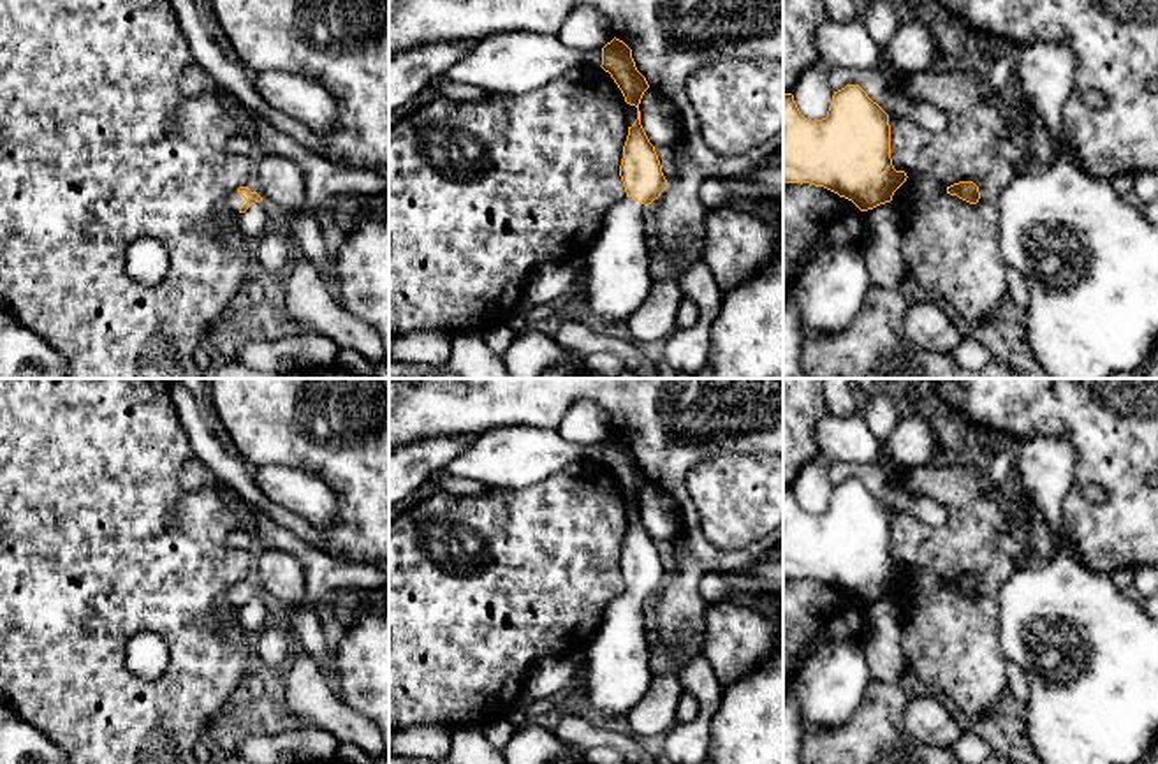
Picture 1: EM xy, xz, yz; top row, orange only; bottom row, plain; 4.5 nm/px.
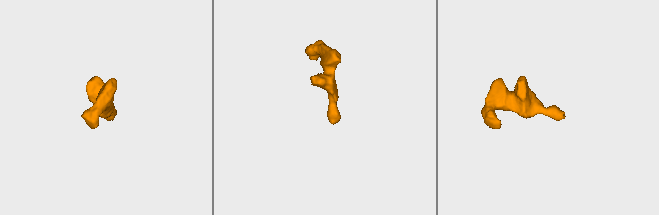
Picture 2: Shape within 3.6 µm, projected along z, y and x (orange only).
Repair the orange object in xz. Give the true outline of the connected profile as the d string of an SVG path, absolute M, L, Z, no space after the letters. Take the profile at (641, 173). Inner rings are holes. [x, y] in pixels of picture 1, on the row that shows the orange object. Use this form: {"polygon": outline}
{"polygon": "M614 37L602 48L600 67L611 74L625 102L637 107L619 165L627 195L605 213L595 241L583 255L583 292L591 322L618 324L627 322L649 296L648 206L667 188L667 180L641 125L639 104L649 84L637 70L632 49Z"}

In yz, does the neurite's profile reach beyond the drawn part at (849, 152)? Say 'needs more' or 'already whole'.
already whole

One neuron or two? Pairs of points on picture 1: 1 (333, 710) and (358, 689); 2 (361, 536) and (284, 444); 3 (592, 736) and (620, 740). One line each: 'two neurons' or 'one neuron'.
1: two neurons
2: one neuron
3: one neuron

